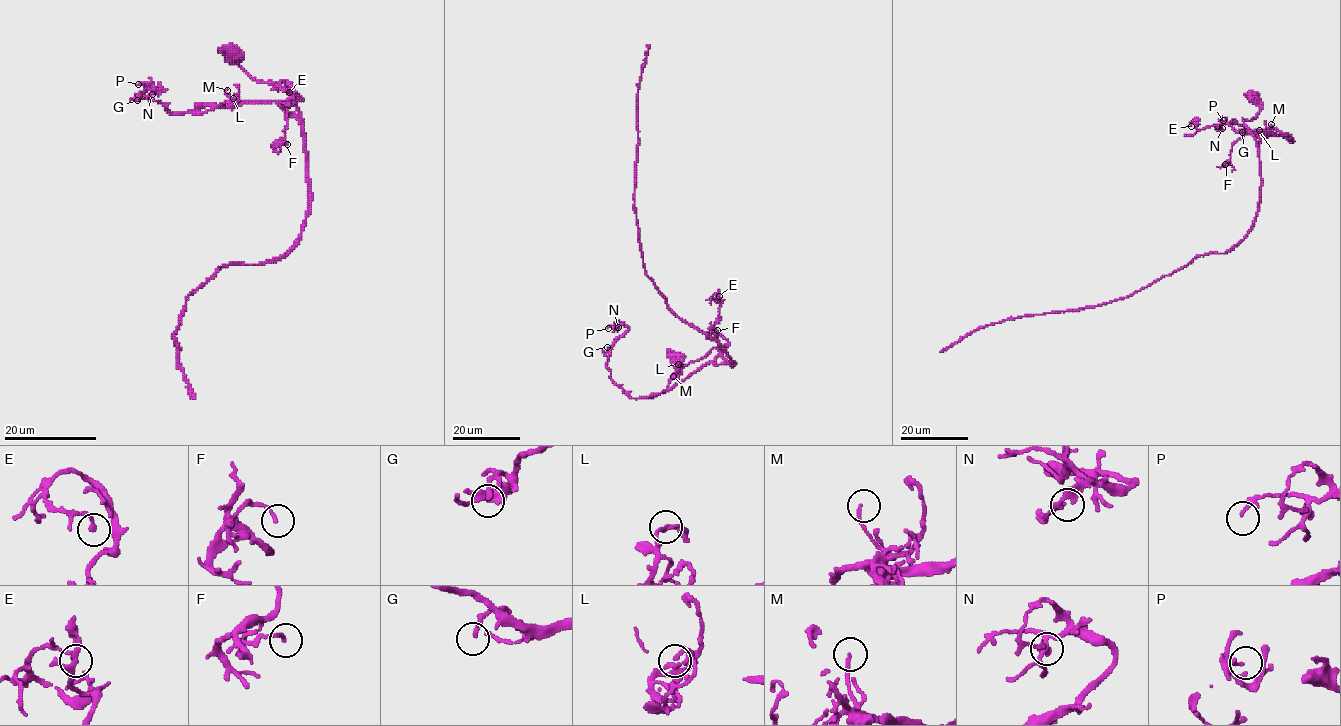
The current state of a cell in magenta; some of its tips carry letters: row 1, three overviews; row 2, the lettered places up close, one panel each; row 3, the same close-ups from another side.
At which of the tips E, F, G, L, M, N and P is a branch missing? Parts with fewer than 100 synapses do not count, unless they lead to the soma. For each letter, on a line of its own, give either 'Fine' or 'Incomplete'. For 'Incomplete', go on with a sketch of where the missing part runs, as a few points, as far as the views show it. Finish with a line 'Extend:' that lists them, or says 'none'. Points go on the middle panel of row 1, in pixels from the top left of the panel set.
E: Fine
F: Fine
G: Fine
L: Fine
M: Fine
N: Fine
P: Fine
Extend: none

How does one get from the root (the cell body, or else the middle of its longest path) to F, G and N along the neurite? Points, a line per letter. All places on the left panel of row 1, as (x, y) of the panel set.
F: (232, 54), (253, 78), (283, 83), (287, 87), (293, 101), (287, 108), (285, 136), (277, 143), (287, 144)
G: (232, 54), (253, 78), (283, 83), (292, 98), (199, 105), (175, 113), (140, 94), (137, 100)
N: (232, 54), (253, 78), (283, 83), (292, 98), (174, 113), (137, 97), (165, 90), (146, 98), (152, 94)

